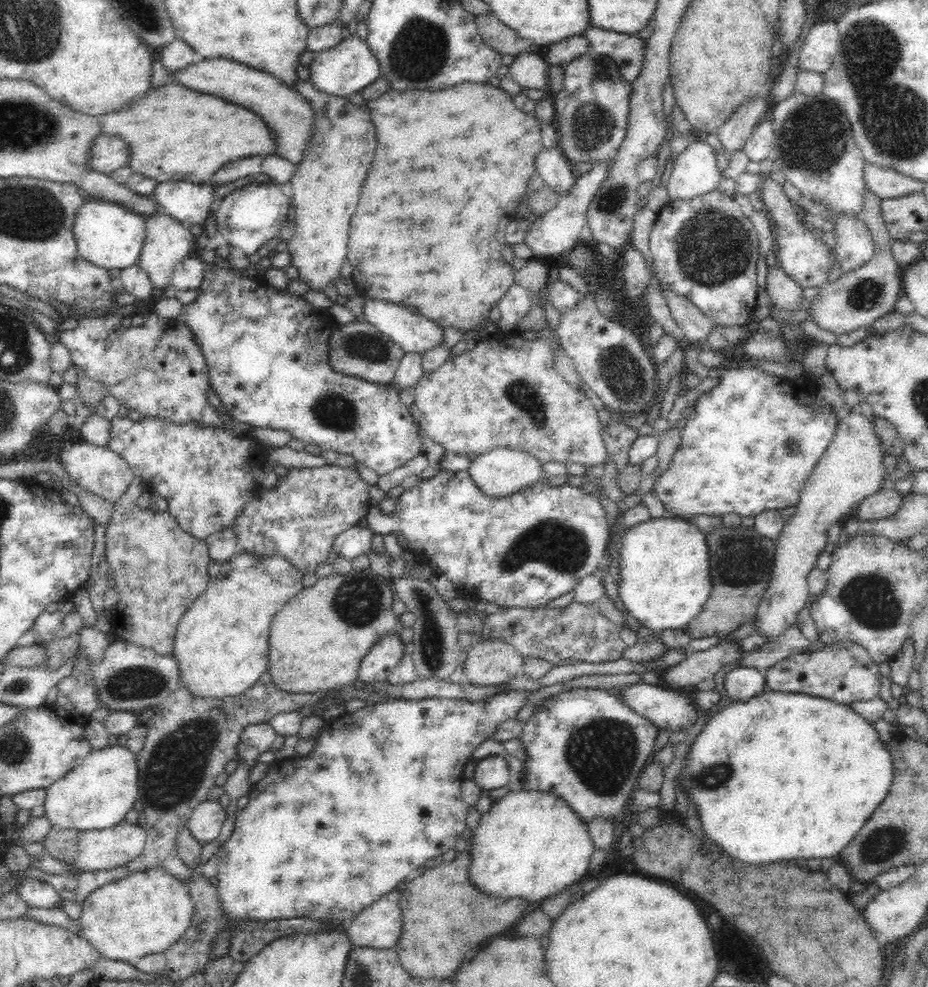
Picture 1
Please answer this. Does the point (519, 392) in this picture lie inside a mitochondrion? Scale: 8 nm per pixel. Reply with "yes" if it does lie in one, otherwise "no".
yes

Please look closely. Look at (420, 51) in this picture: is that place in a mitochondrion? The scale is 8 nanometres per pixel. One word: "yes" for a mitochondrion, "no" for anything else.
yes

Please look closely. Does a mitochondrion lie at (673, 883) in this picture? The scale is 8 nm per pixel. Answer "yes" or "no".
no

